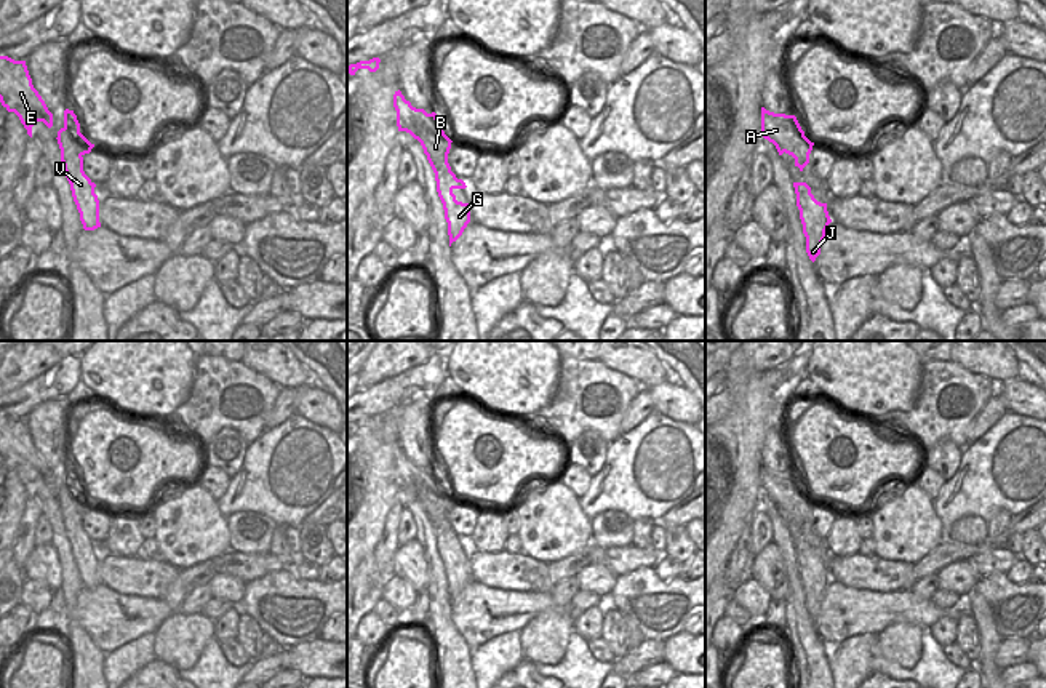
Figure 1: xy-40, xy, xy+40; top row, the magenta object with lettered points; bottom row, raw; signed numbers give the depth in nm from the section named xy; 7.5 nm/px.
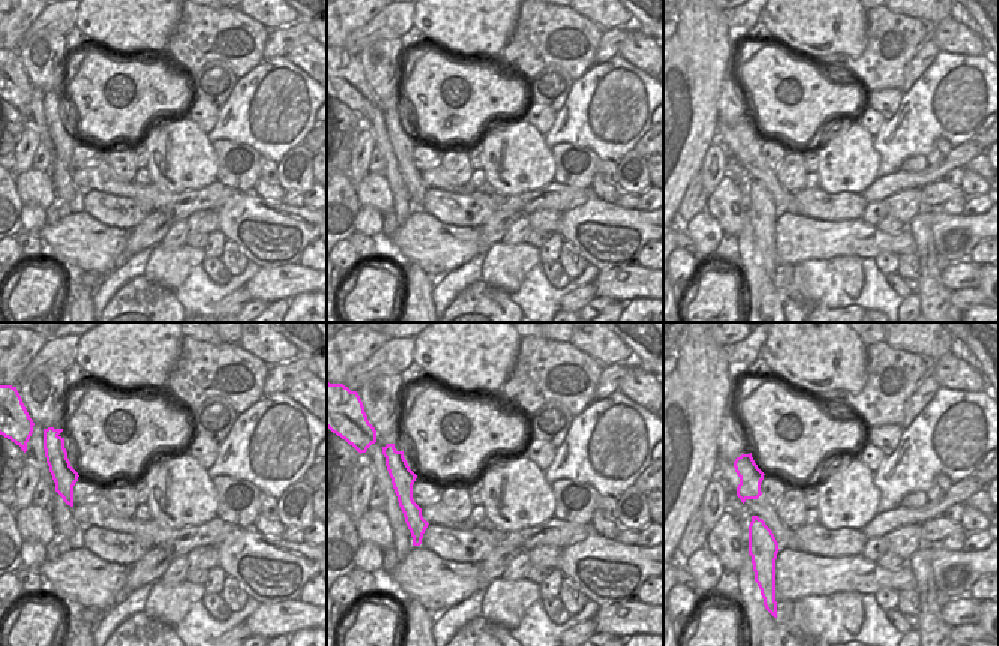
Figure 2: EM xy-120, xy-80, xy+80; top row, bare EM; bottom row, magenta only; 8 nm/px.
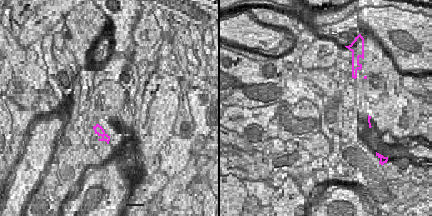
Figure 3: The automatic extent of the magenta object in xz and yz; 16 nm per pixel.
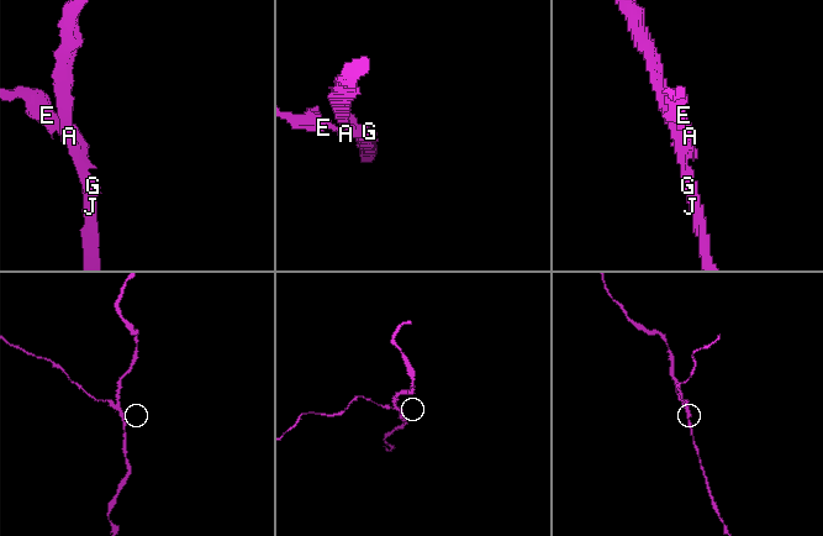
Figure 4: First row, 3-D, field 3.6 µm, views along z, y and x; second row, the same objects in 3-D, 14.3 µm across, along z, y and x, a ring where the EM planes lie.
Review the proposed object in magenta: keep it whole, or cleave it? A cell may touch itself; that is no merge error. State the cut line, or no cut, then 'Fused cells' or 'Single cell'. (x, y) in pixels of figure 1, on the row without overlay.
Split along xy-40 (63, 487), (82, 512). Fused cells

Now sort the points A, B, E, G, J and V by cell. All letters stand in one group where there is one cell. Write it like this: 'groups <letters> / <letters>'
groups A B E / G J V

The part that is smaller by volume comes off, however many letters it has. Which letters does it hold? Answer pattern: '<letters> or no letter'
A, B, E

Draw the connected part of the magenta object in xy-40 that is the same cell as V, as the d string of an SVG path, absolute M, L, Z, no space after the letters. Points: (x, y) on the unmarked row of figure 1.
M66 488L58 490L58 502L61 507L61 520L66 536L70 542L72 555L80 571L80 579L85 589L101 586L99 558L94 552L96 542L83 530L83 515L77 502L67 494Z

